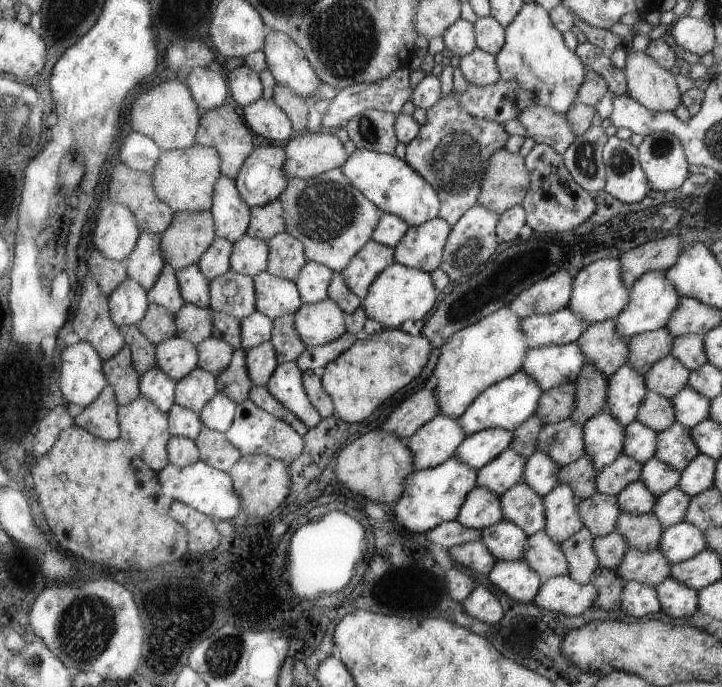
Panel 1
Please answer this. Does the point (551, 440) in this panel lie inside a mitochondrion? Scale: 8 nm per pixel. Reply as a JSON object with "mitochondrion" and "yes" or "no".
{"mitochondrion":"yes"}

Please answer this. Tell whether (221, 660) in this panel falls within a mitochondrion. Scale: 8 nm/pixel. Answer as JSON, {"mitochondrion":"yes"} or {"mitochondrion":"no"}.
{"mitochondrion":"yes"}

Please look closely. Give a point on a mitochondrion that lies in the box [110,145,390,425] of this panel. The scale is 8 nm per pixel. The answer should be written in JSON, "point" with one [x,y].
{"point":[323,210]}

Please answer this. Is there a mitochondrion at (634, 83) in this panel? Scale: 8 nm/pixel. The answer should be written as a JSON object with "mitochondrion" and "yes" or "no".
{"mitochondrion":"no"}

